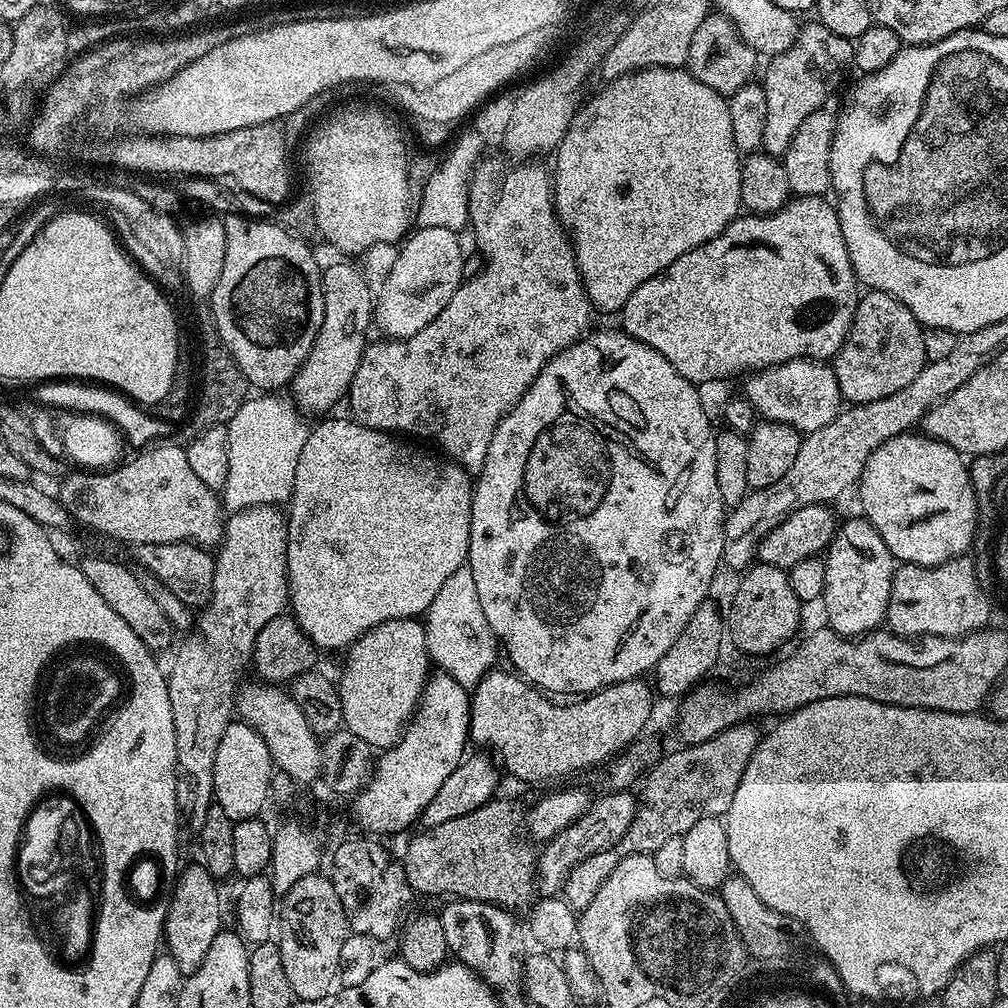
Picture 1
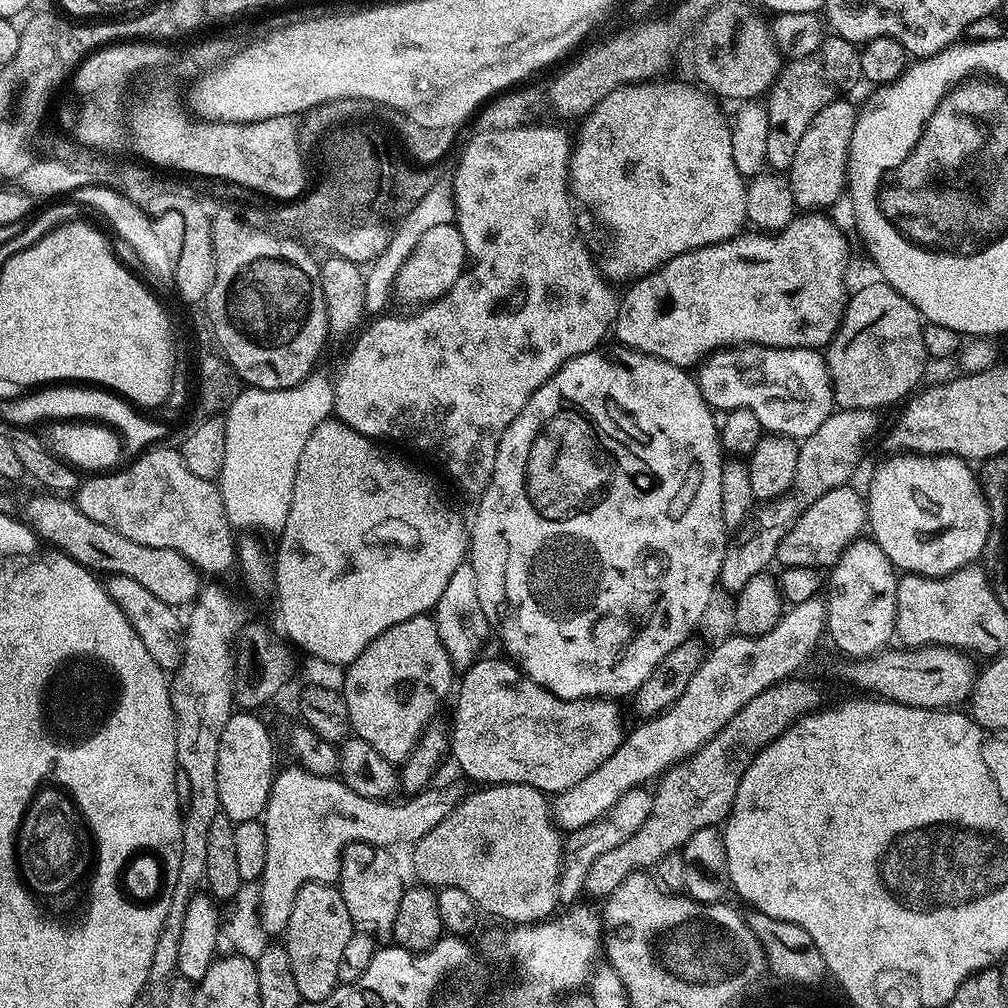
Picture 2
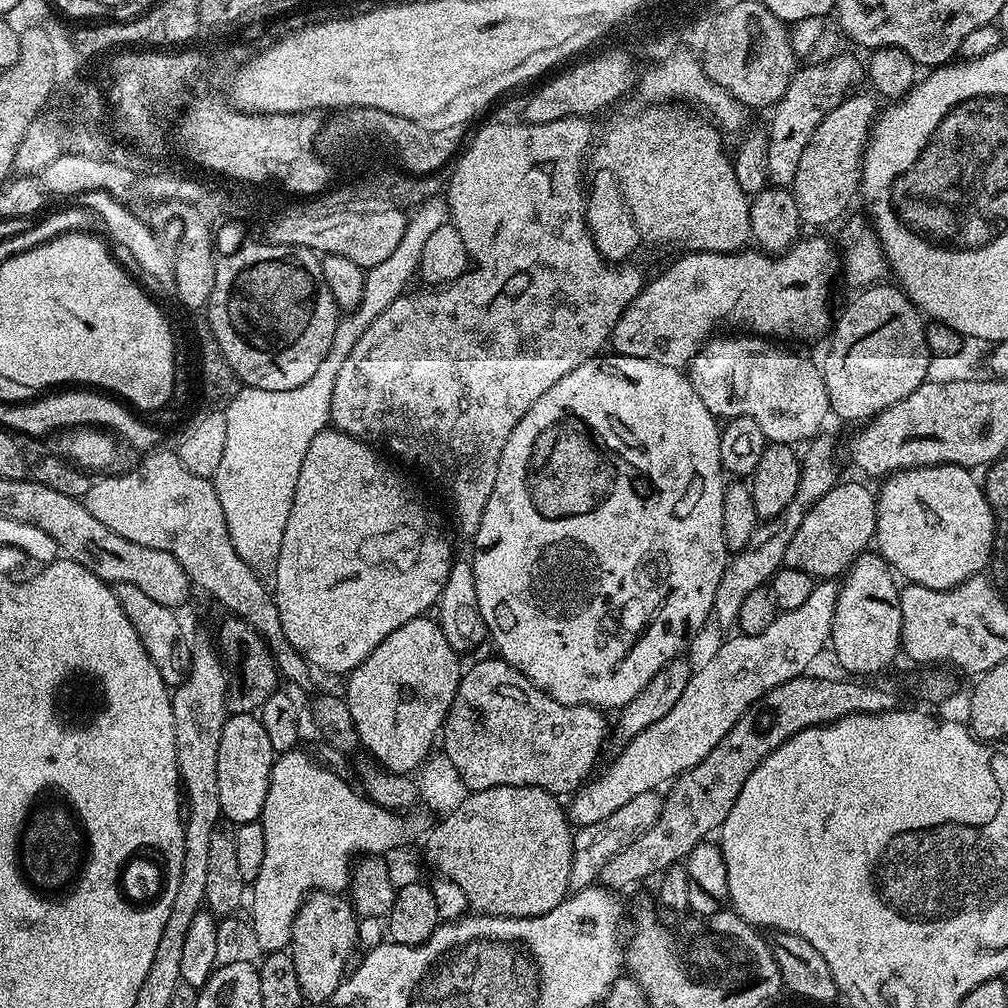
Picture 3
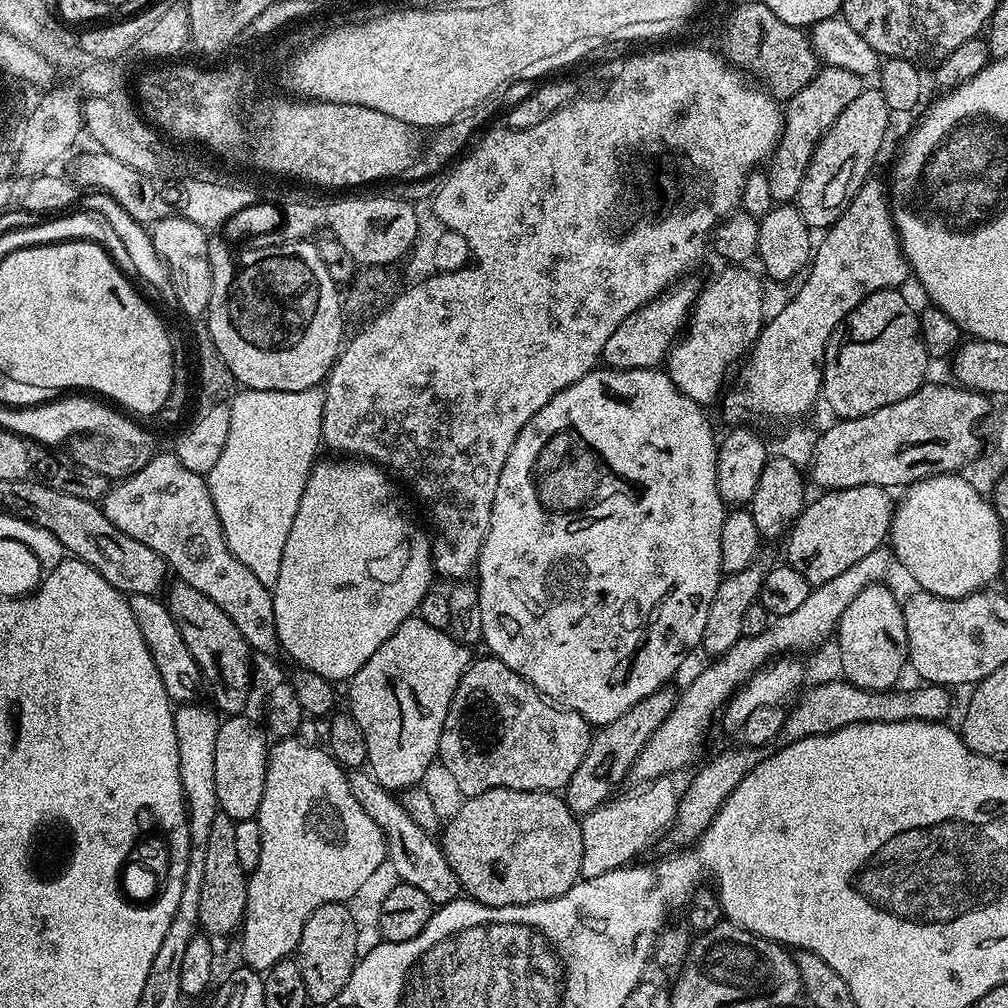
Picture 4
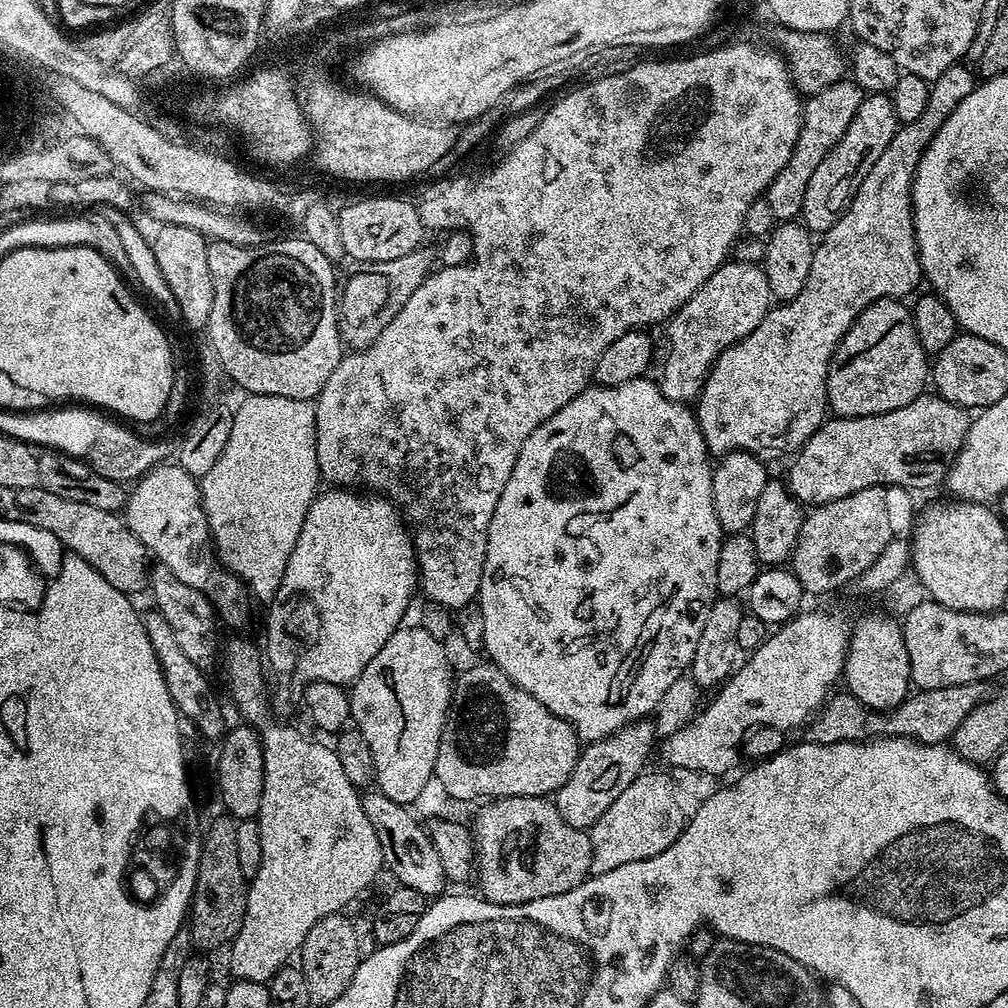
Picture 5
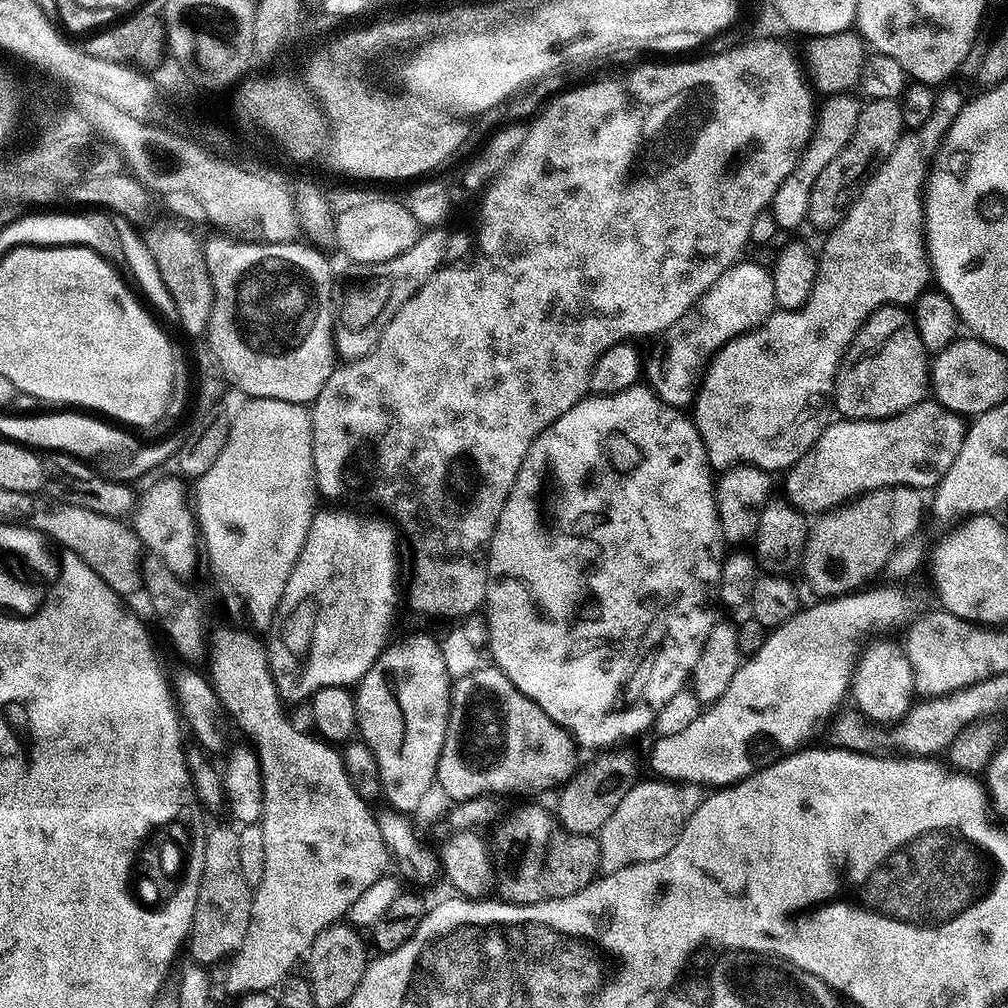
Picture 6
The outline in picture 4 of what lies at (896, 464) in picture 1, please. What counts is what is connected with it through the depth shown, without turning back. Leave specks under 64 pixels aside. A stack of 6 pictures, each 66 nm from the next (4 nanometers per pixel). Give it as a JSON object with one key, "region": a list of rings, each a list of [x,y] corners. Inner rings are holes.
{"region":[[[963,475],[928,476],[917,484],[907,485],[905,494],[895,505],[890,529],[890,547],[897,565],[908,571],[910,579],[921,592],[942,598],[960,600],[987,589],[992,579],[1001,575],[1003,554],[1003,526],[992,507],[991,499],[979,492]]]}

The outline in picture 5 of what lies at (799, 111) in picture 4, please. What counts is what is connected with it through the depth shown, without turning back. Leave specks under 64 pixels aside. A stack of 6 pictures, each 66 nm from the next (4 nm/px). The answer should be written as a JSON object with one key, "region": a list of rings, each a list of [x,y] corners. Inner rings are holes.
{"region":[[[845,78],[837,84],[826,86],[820,92],[813,92],[803,101],[804,121],[798,134],[798,142],[790,154],[790,162],[770,182],[766,199],[770,211],[774,213],[777,222],[792,222],[803,213],[806,186],[810,186],[810,178],[814,178],[814,170],[818,170],[822,158],[830,152],[832,147],[840,141],[846,132],[846,126],[858,114],[858,106],[862,106],[865,91],[856,83],[855,79]]]}

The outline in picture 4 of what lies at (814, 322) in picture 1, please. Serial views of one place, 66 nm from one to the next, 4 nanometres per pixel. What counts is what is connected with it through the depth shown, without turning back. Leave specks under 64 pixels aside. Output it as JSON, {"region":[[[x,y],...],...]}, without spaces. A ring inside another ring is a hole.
{"region":[[[681,278],[672,287],[667,288],[660,296],[655,296],[648,304],[643,304],[610,338],[606,338],[606,346],[602,353],[602,360],[609,368],[654,368],[665,363],[668,352],[676,344],[682,329],[687,325],[689,313],[696,301],[697,293],[702,288],[701,281]]]}

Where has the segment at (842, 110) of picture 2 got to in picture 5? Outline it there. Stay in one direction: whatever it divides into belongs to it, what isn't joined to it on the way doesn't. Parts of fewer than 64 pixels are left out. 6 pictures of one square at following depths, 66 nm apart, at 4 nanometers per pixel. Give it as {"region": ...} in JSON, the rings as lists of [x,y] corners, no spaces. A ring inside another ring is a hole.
{"region":[[[865,95],[862,106],[858,106],[858,114],[854,114],[854,120],[846,126],[840,141],[826,154],[826,158],[822,158],[818,170],[814,170],[814,178],[810,178],[810,186],[806,186],[802,223],[809,232],[826,233],[830,226],[834,226],[834,222],[838,222],[838,218],[842,218],[854,194],[858,194],[862,178],[870,174],[870,166],[874,166],[874,162],[882,158],[882,150],[890,146],[890,138],[894,138],[897,127],[891,95]]]}

